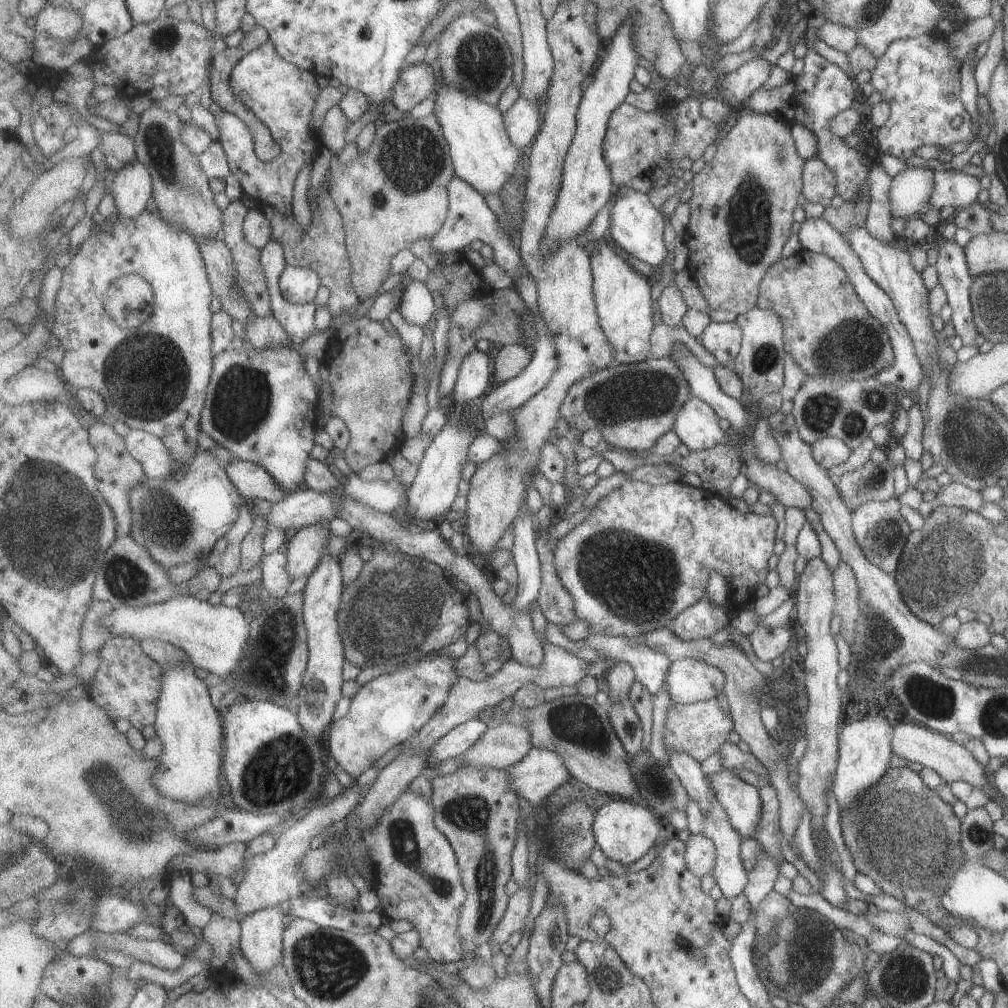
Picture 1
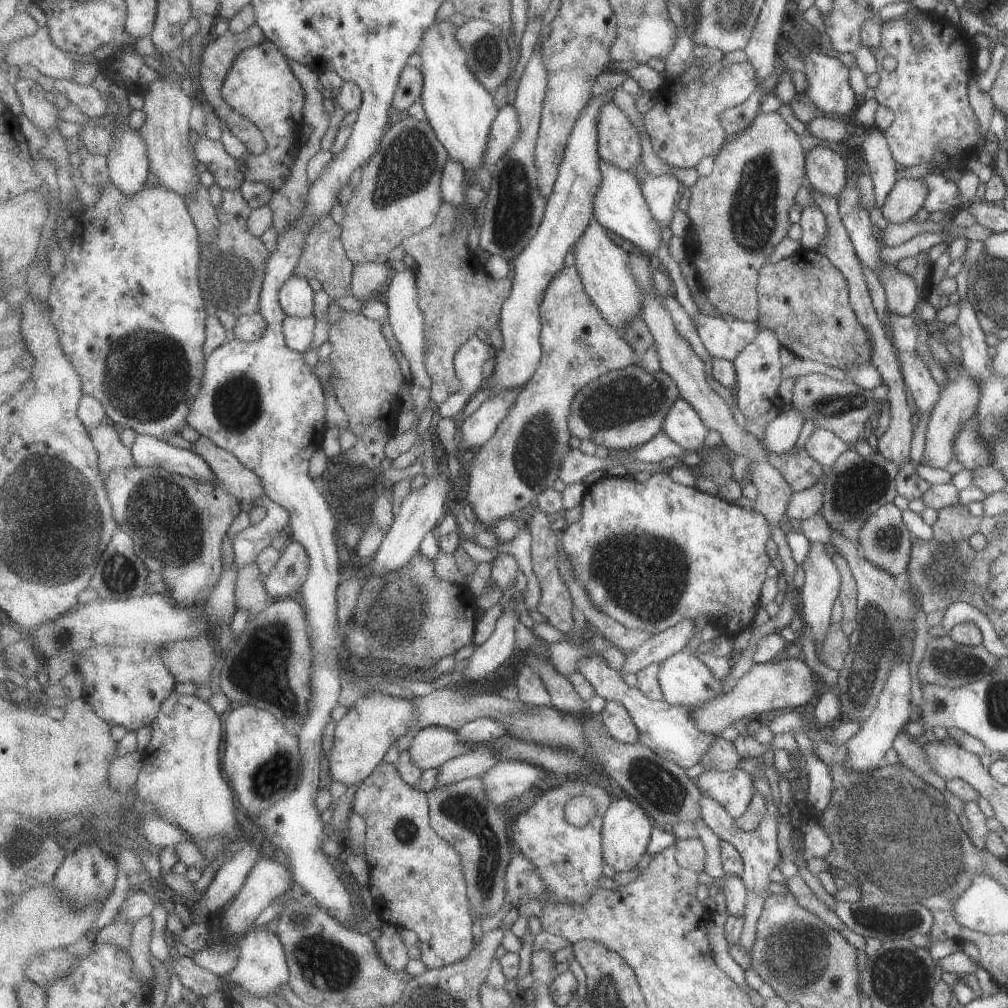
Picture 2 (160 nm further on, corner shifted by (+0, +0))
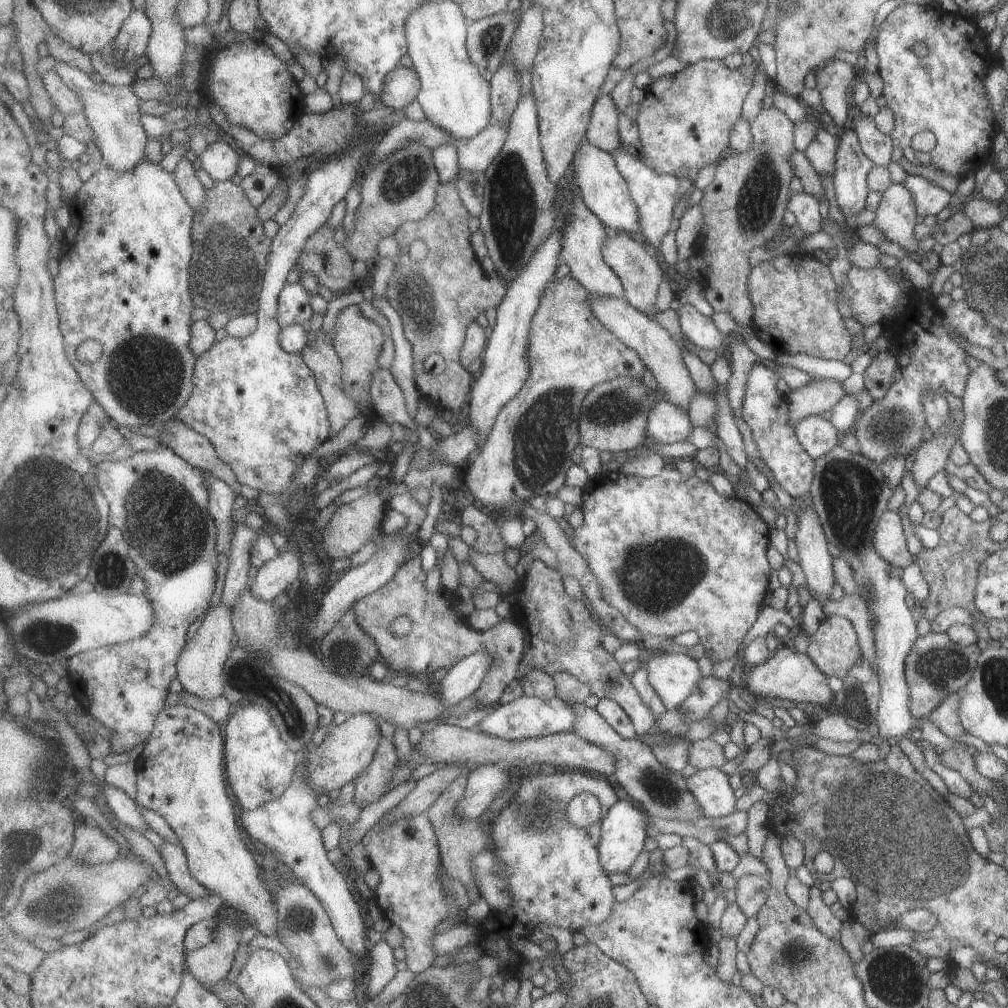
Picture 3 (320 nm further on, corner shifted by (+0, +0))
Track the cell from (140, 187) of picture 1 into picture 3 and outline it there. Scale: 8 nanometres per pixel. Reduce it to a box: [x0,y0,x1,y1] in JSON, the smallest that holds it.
[53,61,150,172]

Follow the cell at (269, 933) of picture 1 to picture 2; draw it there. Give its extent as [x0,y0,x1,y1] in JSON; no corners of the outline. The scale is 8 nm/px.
[228,926,290,999]

